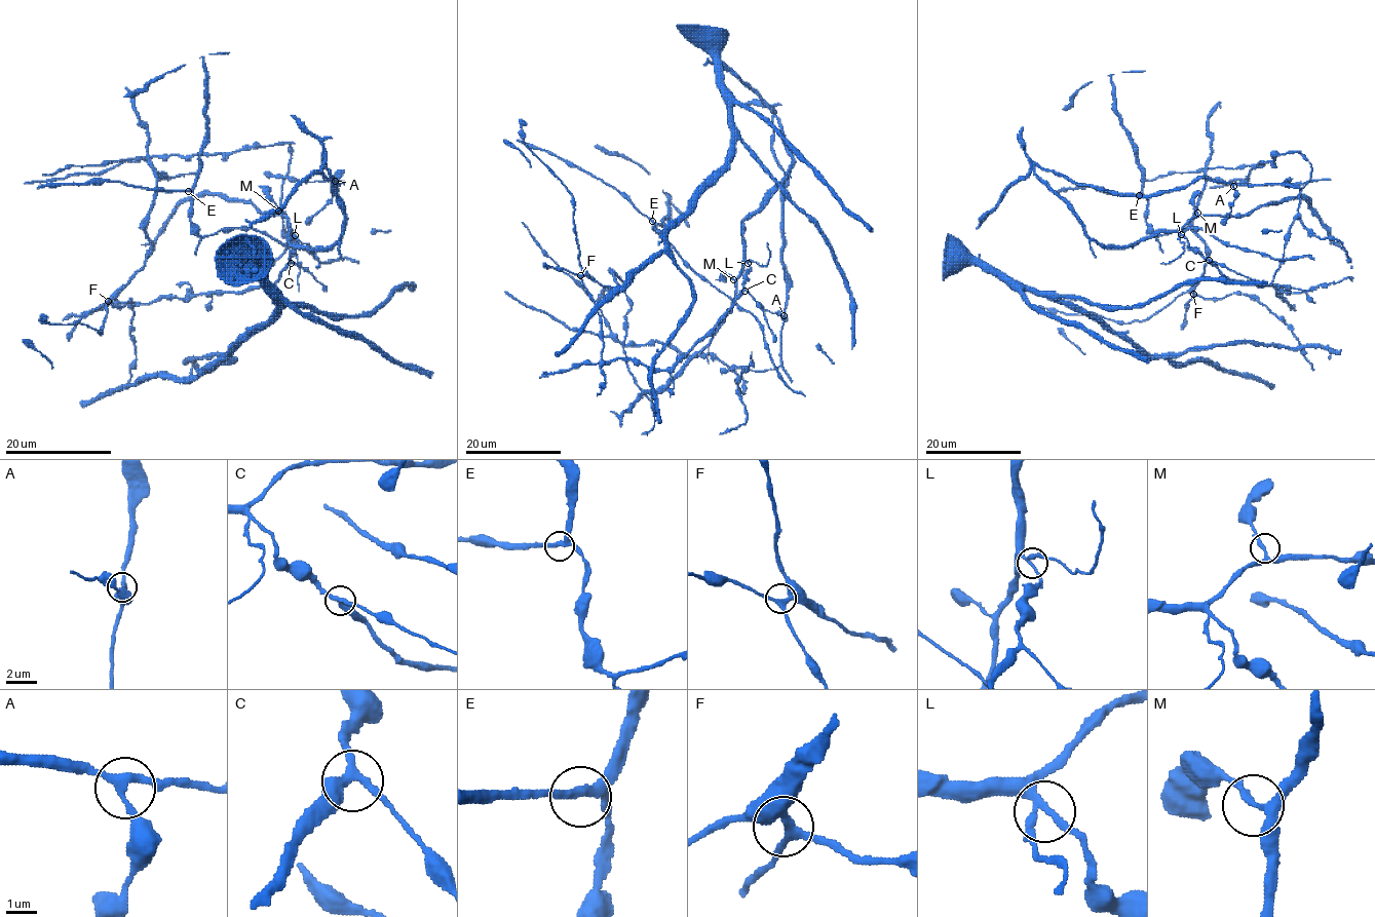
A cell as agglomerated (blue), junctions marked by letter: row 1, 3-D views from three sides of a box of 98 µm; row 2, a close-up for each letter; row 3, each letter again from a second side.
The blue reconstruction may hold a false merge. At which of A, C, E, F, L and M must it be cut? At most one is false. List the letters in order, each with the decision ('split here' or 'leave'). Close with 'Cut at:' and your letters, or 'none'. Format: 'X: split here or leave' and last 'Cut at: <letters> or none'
A: leave
C: leave
E: leave
F: leave
L: leave
M: leave
Cut at: none

